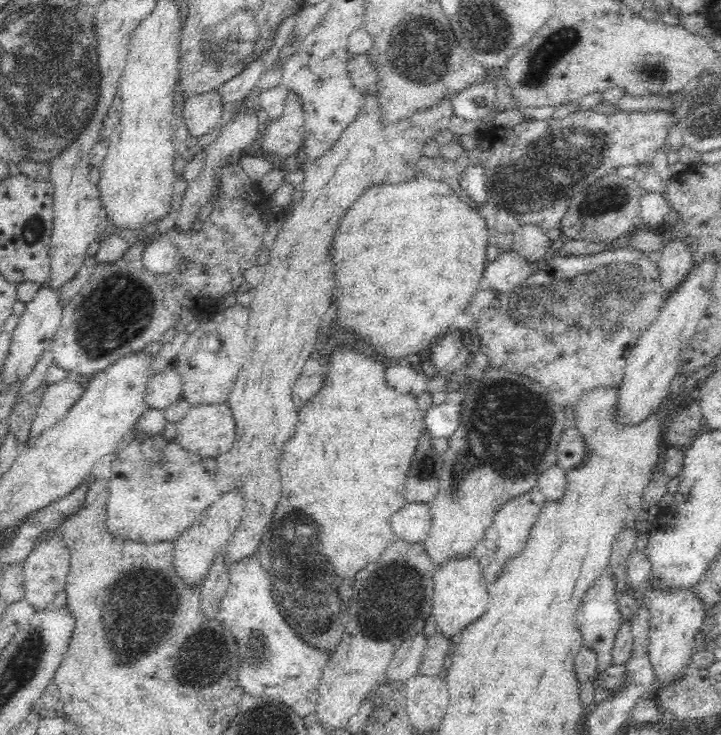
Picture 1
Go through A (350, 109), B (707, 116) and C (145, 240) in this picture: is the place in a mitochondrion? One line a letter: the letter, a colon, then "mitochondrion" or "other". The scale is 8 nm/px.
A: other
B: mitochondrion
C: other

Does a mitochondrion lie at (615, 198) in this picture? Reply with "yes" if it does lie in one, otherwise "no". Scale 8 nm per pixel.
yes

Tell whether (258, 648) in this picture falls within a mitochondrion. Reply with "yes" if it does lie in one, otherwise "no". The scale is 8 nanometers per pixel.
yes

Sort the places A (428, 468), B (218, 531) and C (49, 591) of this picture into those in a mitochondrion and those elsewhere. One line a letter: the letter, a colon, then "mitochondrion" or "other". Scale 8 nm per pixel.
A: mitochondrion
B: other
C: other

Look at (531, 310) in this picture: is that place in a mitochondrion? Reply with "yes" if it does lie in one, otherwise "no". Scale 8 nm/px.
yes

